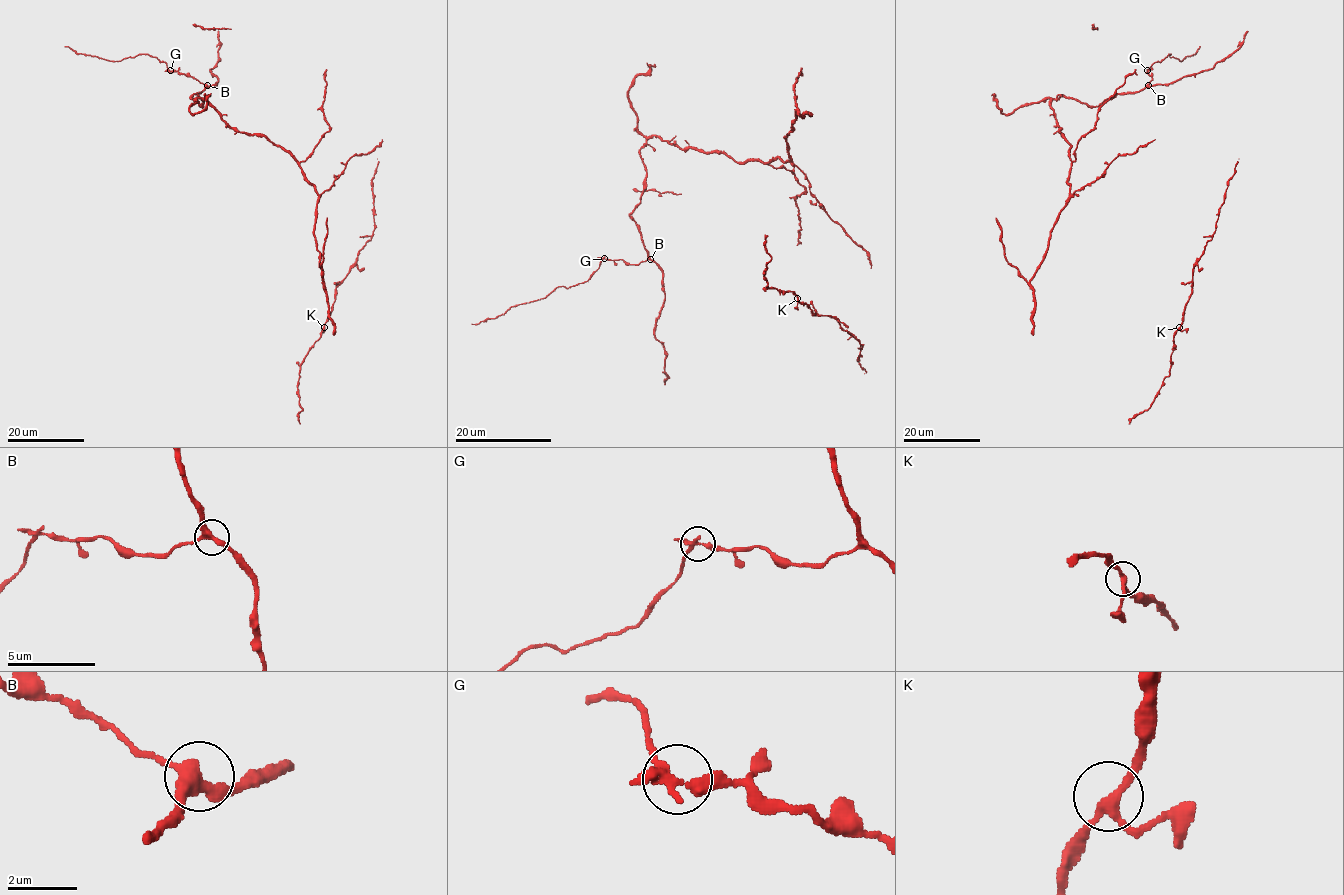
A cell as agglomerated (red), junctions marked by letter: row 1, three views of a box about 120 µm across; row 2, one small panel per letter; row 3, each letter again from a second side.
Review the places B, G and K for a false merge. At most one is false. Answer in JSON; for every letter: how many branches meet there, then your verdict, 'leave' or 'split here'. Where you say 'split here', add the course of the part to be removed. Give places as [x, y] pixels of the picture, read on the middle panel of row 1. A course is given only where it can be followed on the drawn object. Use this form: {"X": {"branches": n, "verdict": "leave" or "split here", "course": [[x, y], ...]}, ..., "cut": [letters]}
{"B": {"branches": 3, "verdict": "leave"}, "G": {"branches": 3, "verdict": "split here", "course": [[604, 258], [592, 276], [581, 283], [567, 288], [561, 286], [543, 298], [510, 307], [494, 318], [471, 323]]}, "K": {"branches": 3, "verdict": "leave"}, "cut": ["G"]}

